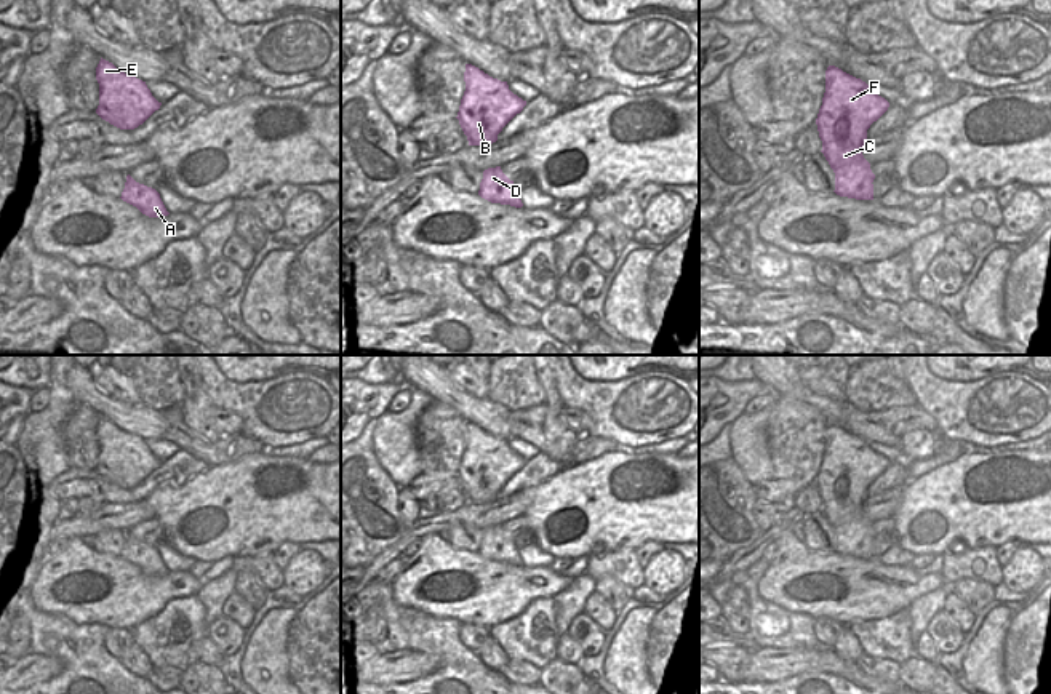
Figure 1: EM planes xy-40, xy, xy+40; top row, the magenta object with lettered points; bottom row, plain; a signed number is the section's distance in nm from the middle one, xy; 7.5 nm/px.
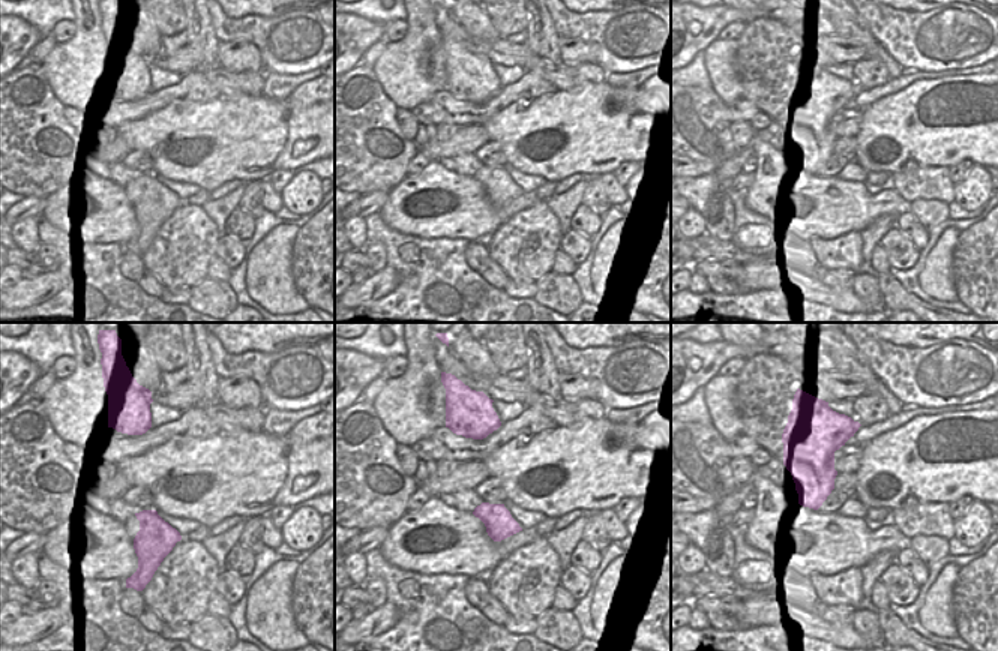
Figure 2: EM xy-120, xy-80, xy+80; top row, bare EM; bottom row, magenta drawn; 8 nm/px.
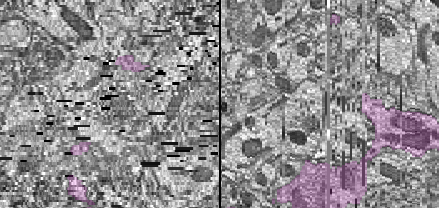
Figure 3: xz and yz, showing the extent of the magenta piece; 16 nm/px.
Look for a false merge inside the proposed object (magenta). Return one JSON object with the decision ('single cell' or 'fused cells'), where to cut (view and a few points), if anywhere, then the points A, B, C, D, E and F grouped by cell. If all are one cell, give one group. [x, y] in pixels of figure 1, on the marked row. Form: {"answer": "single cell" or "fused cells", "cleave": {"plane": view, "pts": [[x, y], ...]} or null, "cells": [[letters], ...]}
{"answer": "fused cells", "cleave": {"plane": "xy", "pts": [[512, 183], [482, 197]]}, "cells": [["A"], ["B", "C", "D", "E", "F"]]}

